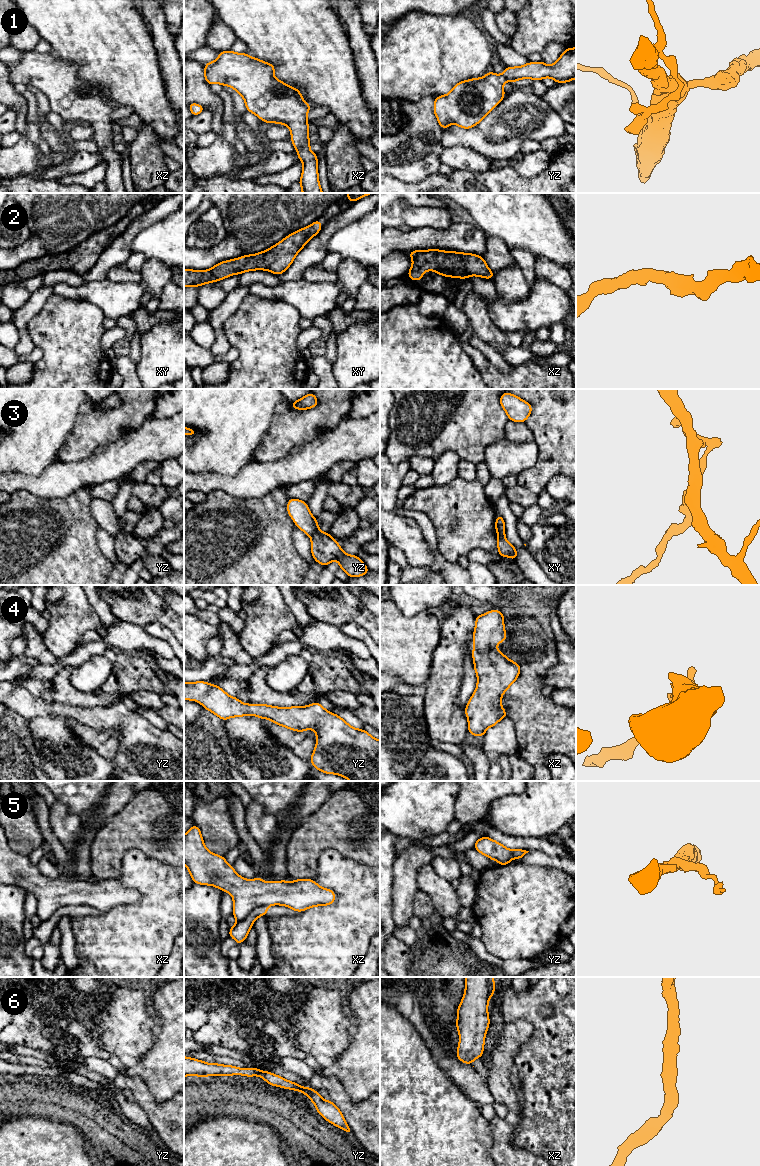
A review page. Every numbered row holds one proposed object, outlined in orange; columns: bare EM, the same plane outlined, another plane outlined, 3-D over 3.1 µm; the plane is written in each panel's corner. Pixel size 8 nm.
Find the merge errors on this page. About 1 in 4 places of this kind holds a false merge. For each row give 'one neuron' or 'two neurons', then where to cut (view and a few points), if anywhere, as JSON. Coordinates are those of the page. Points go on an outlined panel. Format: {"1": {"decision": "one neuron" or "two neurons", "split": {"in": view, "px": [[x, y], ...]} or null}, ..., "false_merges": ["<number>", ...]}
{"1": {"decision": "one neuron", "split": null}, "2": {"decision": "one neuron", "split": null}, "3": {"decision": "two neurons", "split": {"in": "yz", "px": [[318, 529], [310, 536]]}}, "4": {"decision": "one neuron", "split": null}, "5": {"decision": "two neurons", "split": {"in": "xz", "px": [[265, 905], [255, 907], [244, 918], [237, 921]]}}, "6": {"decision": "one neuron", "split": null}, "false_merges": ["3", "5"]}

